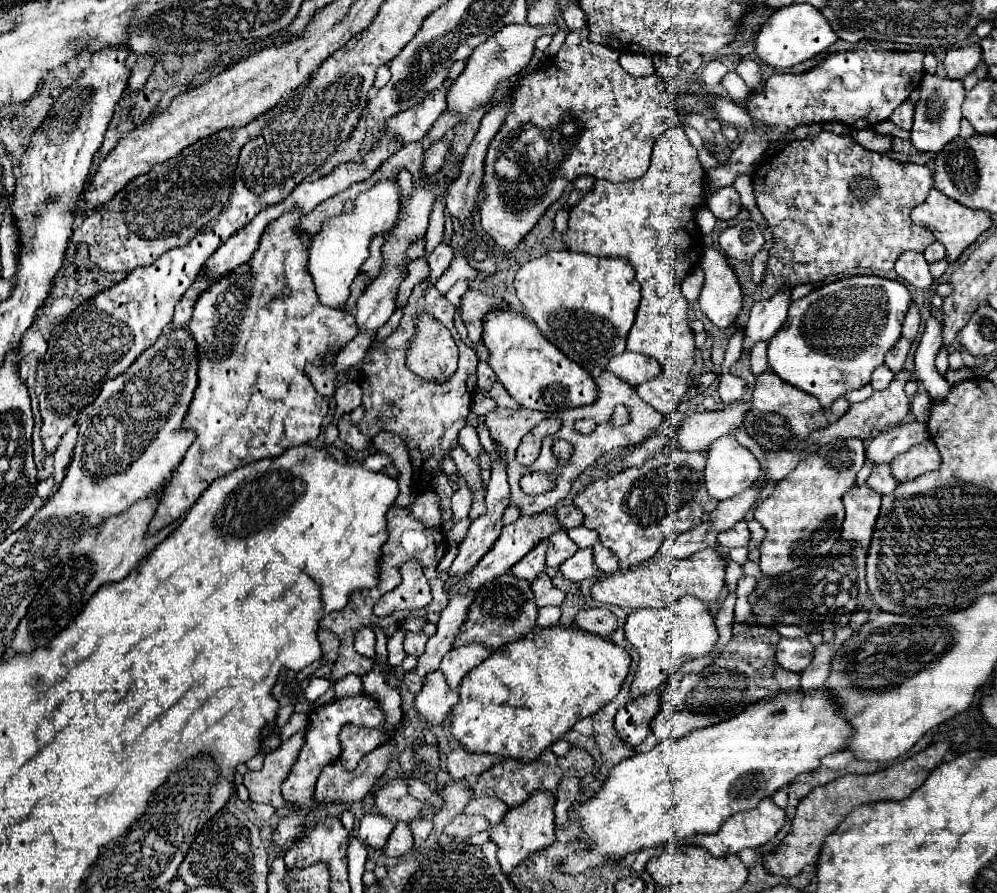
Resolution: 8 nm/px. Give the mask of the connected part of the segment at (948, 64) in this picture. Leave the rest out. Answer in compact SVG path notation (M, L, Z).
M963 45L957 49L949 49L943 59L943 69L947 77L963 79L981 63L981 47L979 45Z

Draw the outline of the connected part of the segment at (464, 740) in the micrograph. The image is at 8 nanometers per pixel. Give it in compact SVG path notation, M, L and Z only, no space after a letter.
M559 625L537 629L531 639L517 639L507 643L507 647L499 647L499 651L493 651L481 665L463 677L459 687L459 703L451 711L451 733L467 751L533 761L579 719L593 715L599 707L611 701L627 677L629 665L629 653L601 635Z

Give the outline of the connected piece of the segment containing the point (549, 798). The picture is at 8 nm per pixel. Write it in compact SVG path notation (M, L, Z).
M535 791L527 803L521 807L509 809L503 823L491 827L489 835L497 843L497 861L505 875L511 875L523 859L529 859L535 851L543 851L555 843L555 825L553 825L553 795L547 791Z

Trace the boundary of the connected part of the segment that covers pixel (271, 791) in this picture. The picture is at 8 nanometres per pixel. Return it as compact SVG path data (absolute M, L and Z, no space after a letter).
M297 731L277 751L271 751L269 755L265 755L265 763L259 771L245 773L243 785L249 789L251 801L267 803L267 805L275 805L275 803L287 805L287 801L281 795L279 785L287 777L303 743L305 743L305 731Z

